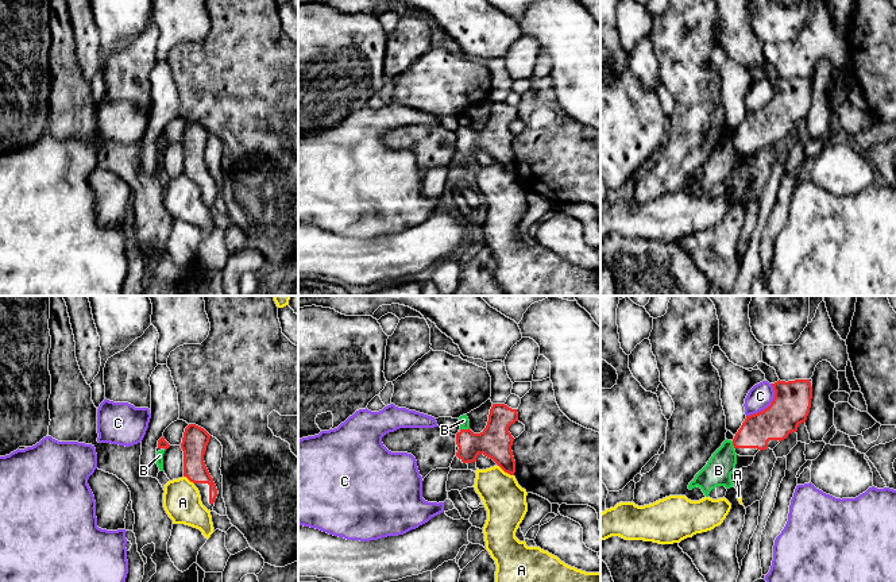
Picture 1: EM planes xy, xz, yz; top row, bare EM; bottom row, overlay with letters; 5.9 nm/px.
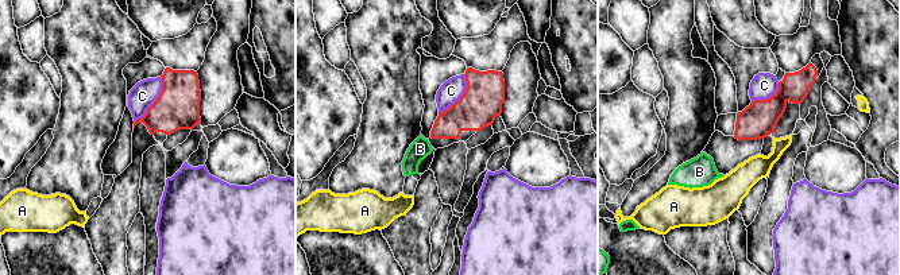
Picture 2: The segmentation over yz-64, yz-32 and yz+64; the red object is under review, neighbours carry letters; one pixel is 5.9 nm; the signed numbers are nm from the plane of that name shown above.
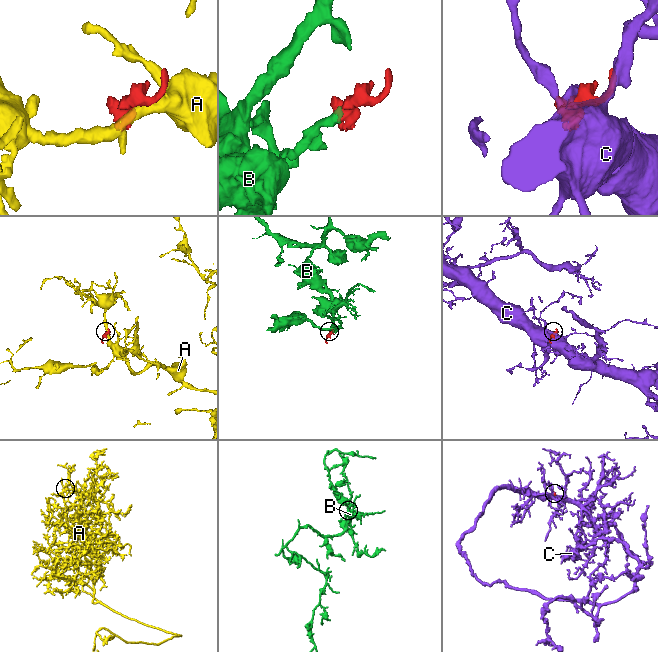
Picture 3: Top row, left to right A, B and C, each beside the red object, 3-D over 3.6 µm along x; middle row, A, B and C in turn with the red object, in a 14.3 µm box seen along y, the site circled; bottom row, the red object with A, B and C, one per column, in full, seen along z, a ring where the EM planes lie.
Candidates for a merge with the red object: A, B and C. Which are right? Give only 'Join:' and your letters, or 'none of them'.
Join: none of them

